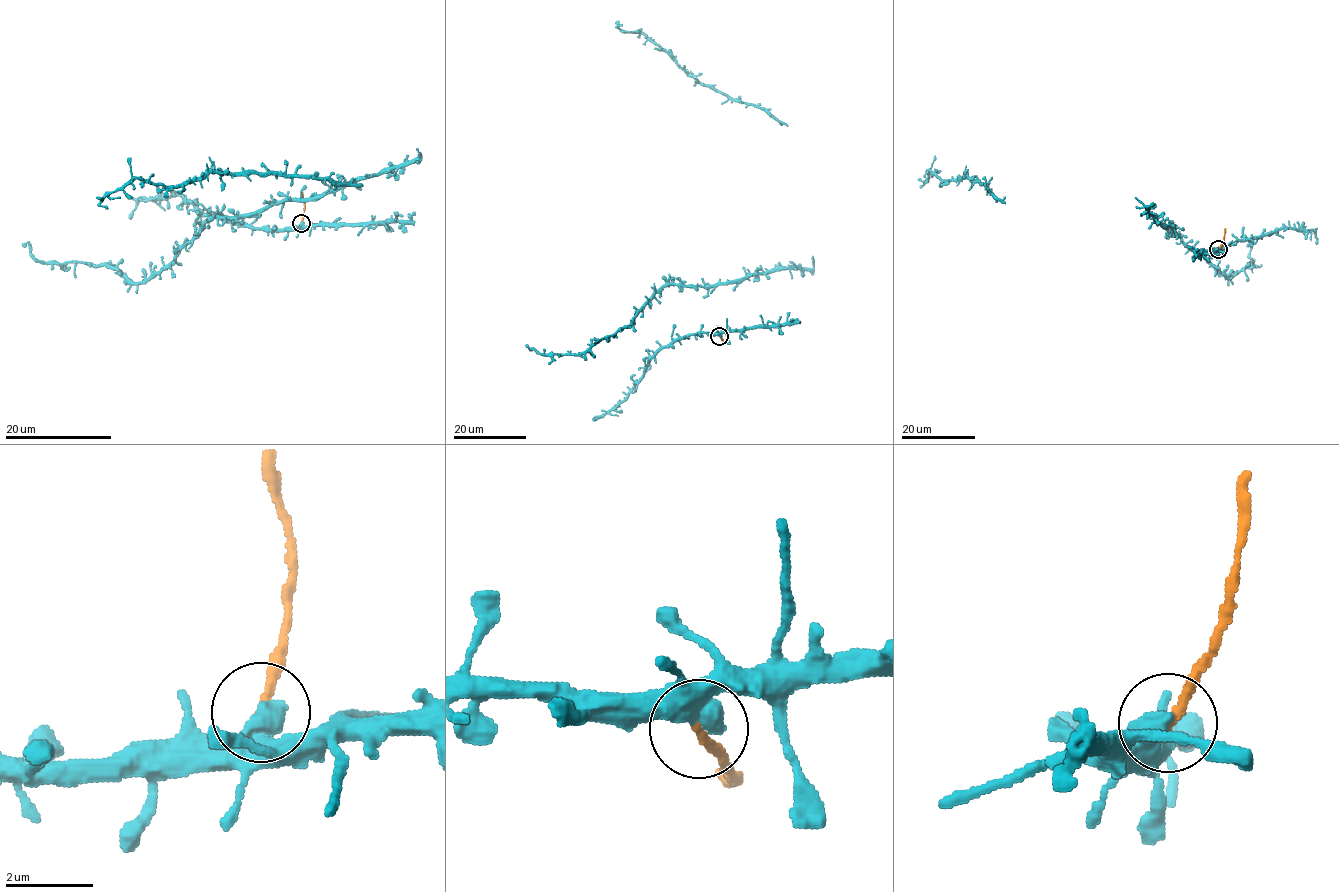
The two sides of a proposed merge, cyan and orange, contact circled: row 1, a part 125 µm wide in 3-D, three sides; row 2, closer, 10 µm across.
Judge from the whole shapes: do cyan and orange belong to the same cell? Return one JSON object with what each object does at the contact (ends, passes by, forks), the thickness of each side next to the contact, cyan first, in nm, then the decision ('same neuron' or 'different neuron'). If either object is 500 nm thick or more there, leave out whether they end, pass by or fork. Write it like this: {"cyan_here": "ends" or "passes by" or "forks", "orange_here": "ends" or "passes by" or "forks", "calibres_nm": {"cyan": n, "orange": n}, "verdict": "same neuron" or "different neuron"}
{"calibres_nm": {"cyan": 550, "orange": 220}, "verdict": "different neuron"}

